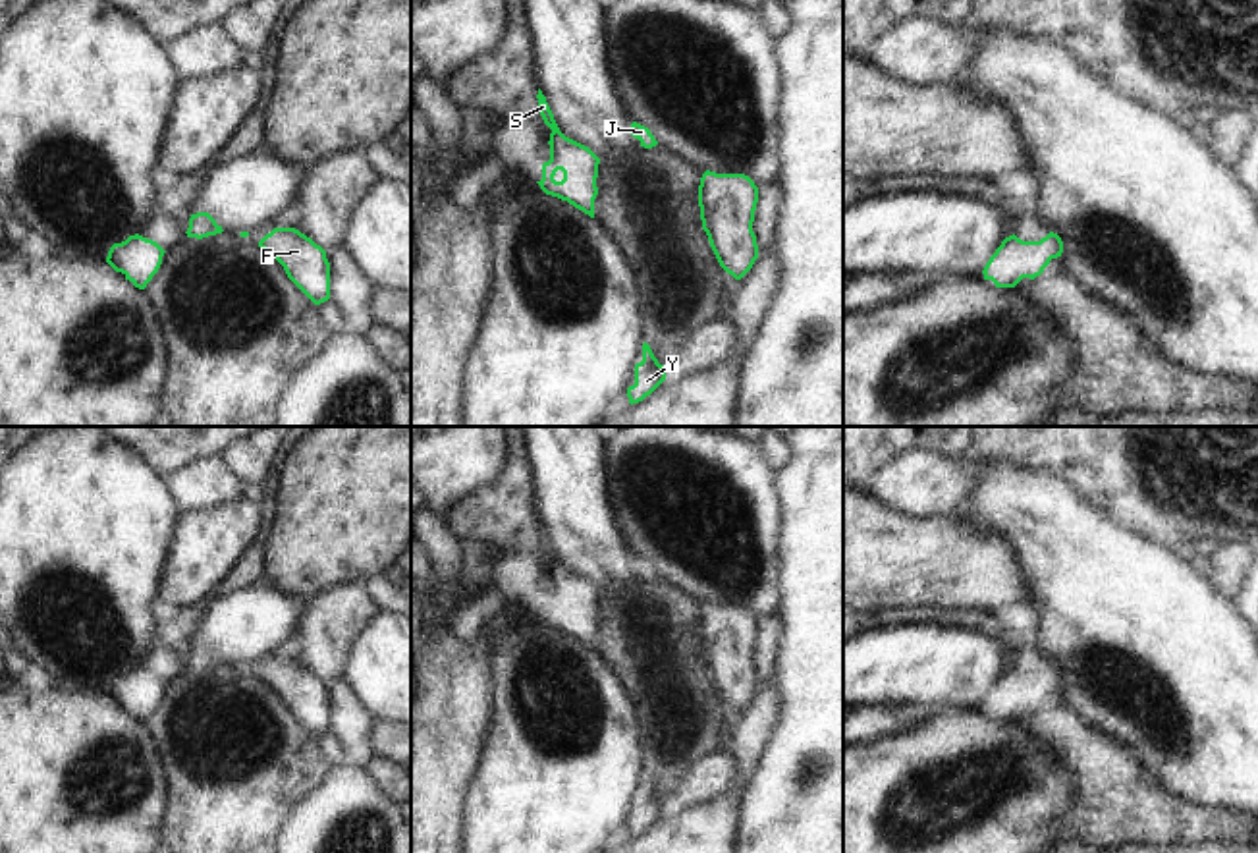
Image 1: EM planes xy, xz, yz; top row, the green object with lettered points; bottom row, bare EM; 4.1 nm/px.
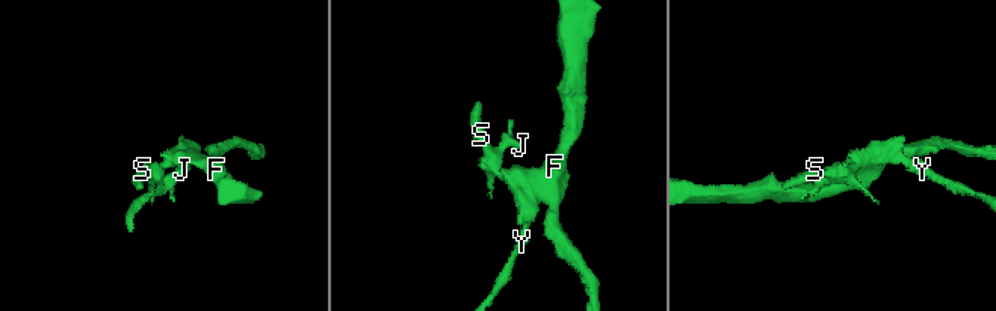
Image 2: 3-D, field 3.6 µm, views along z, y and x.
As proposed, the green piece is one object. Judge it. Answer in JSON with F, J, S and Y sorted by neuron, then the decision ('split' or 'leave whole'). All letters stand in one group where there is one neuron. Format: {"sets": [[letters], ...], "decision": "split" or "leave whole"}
{"sets": [["F", "J", "S", "Y"]], "decision": "leave whole"}

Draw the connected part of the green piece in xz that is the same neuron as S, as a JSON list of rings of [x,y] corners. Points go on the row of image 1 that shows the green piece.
[[[538,89],[538,112],[550,133],[550,160],[542,164],[542,179],[536,181],[546,195],[567,201],[575,208],[594,218],[594,199],[598,195],[596,178],[600,158],[585,145],[565,137]]]

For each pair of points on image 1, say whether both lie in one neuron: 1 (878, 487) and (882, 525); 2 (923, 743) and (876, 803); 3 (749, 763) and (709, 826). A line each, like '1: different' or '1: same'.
1: different
2: same
3: same

